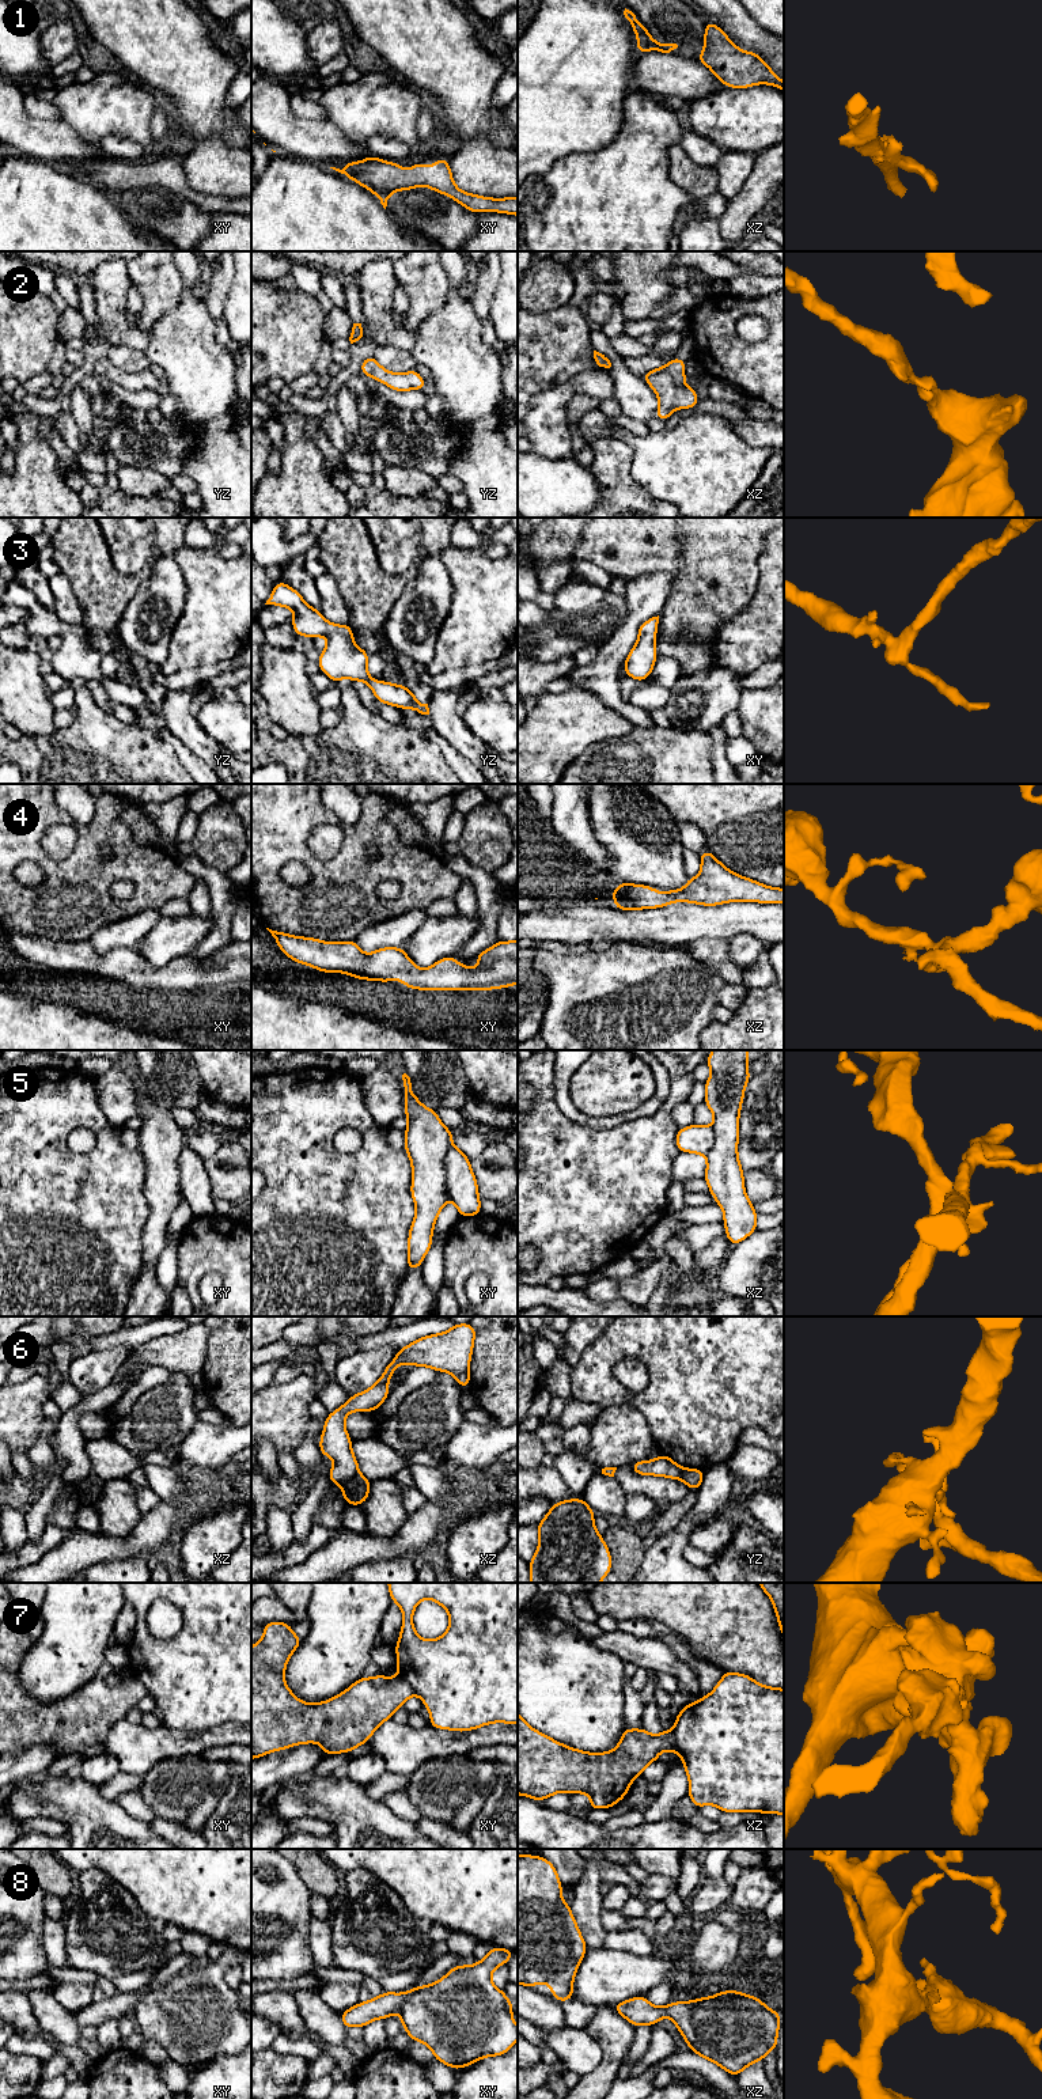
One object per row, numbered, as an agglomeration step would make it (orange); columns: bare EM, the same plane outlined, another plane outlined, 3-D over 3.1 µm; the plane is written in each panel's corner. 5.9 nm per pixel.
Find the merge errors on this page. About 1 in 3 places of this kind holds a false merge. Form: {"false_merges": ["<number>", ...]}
{"false_merges": ["5", "6", "7"]}

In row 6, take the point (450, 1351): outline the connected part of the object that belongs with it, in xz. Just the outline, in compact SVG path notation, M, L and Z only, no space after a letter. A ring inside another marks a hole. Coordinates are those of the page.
M471 1323L452 1325L448 1331L421 1337L401 1348L374 1386L351 1395L342 1406L327 1416L319 1440L319 1451L334 1460L334 1466L327 1474L331 1484L342 1485L359 1473L352 1440L345 1429L346 1414L376 1410L389 1397L389 1380L401 1364L448 1372L459 1386L469 1388L471 1382L469 1367L475 1334L477 1329Z

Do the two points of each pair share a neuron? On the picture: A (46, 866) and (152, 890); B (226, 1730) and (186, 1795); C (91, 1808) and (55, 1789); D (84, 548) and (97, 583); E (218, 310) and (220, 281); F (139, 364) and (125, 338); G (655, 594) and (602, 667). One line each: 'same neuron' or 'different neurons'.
A: same neuron
B: different neurons
C: same neuron
D: same neuron
E: same neuron
F: different neurons
G: same neuron

